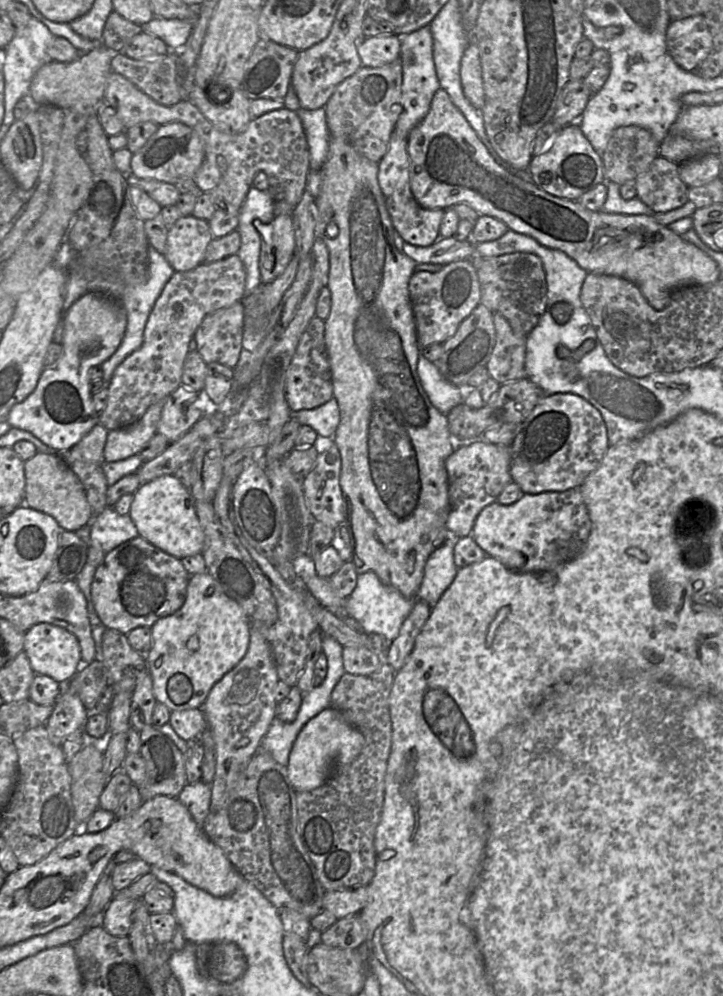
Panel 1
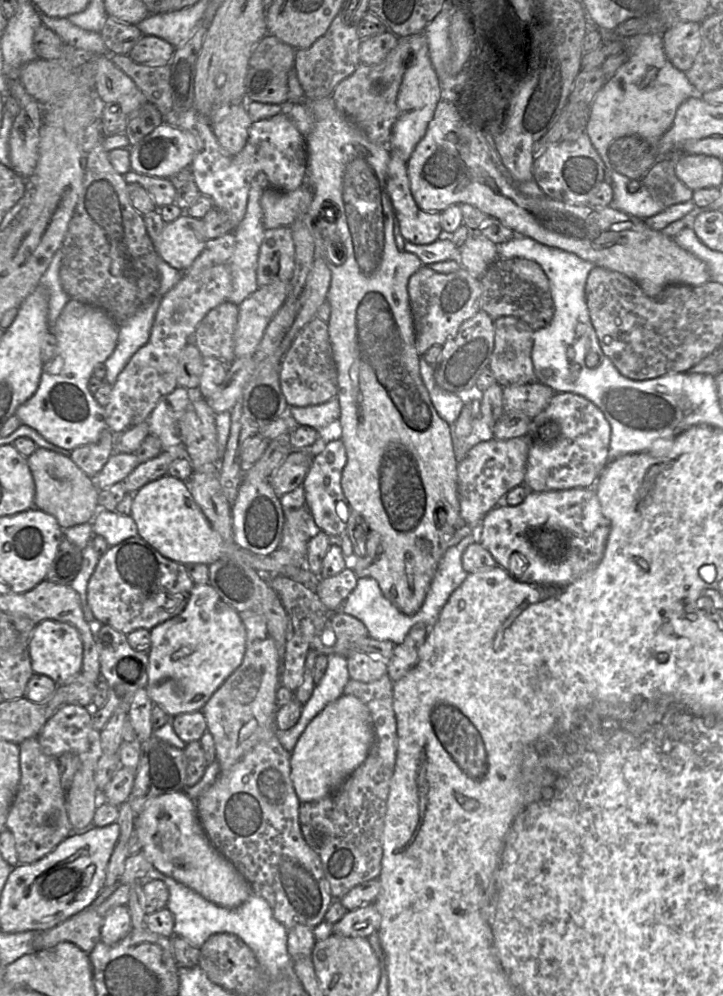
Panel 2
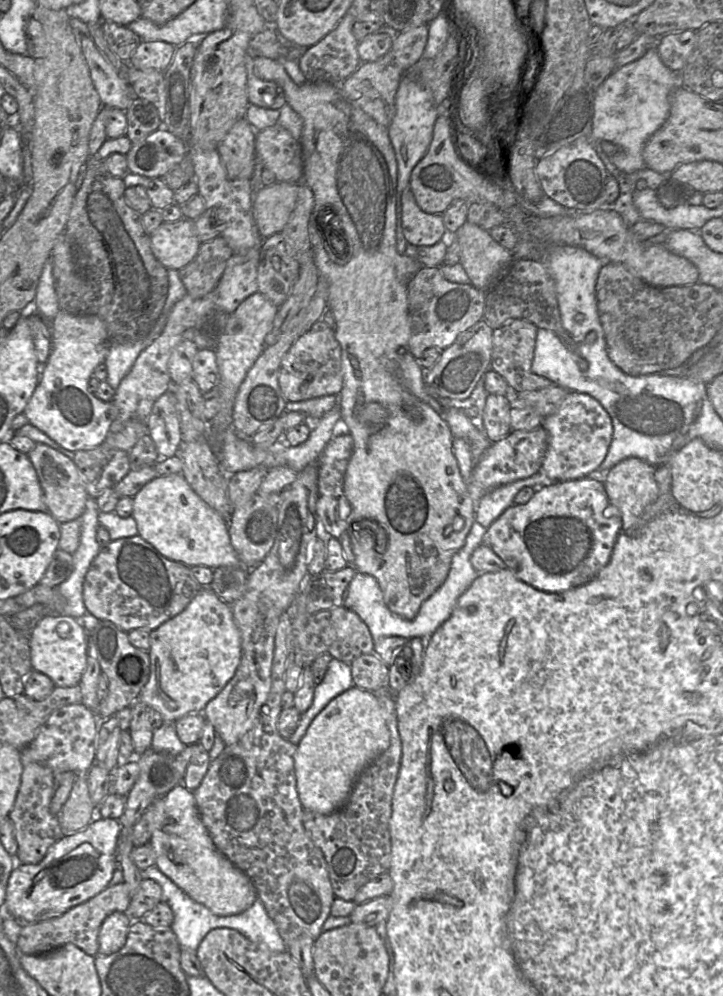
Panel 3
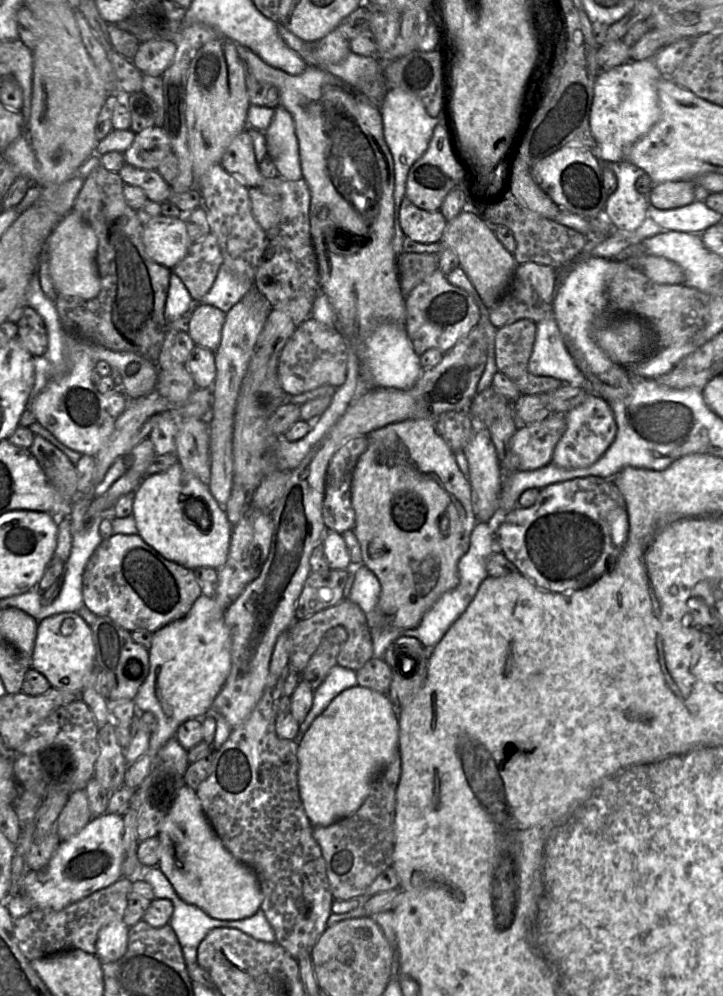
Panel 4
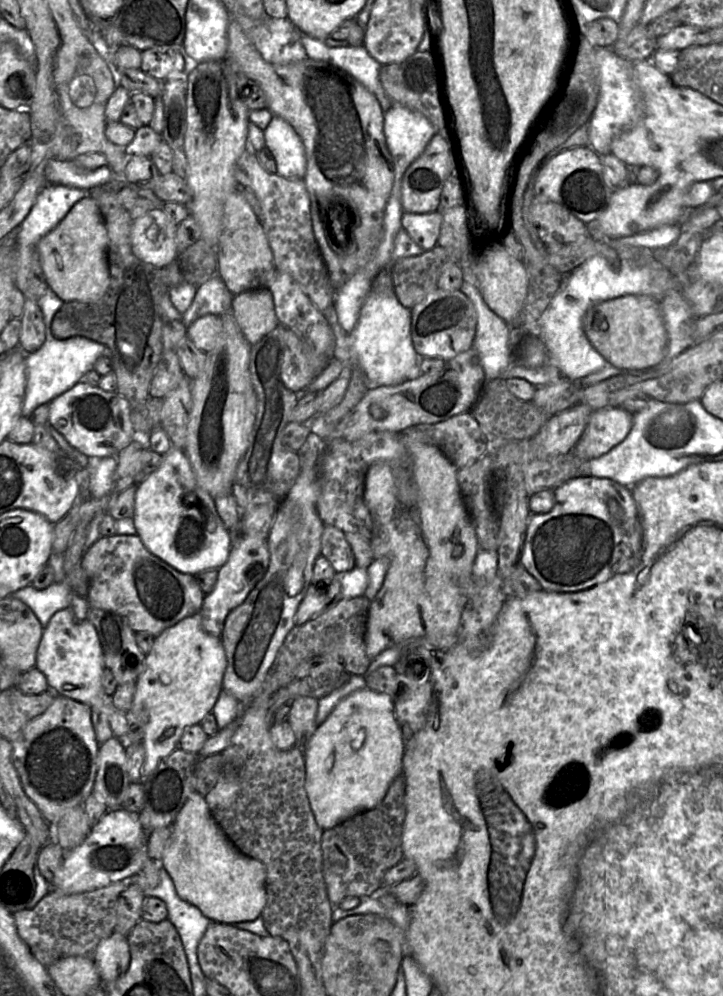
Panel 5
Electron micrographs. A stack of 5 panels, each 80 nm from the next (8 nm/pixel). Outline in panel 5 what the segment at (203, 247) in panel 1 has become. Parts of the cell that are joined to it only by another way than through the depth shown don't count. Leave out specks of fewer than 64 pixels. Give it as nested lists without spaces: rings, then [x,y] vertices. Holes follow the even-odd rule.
[[[155,208],[133,219],[130,237],[134,255],[156,268],[164,268],[176,261],[180,255],[176,247],[177,229],[178,225],[167,217],[163,208]]]

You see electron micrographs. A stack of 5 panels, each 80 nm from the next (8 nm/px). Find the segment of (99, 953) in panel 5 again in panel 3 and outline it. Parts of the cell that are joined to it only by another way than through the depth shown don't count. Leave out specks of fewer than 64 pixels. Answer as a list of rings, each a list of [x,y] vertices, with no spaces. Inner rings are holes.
[[[124,912],[110,914],[100,928],[98,953],[110,955],[118,952],[126,943],[132,923],[133,920]]]

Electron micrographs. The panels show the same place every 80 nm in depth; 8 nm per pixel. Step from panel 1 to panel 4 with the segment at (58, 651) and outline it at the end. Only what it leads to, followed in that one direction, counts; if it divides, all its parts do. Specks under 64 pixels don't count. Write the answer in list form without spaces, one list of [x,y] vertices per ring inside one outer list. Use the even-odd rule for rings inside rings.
[[[63,612],[38,621],[31,668],[45,676],[52,688],[81,693],[96,664],[91,626],[77,612]]]

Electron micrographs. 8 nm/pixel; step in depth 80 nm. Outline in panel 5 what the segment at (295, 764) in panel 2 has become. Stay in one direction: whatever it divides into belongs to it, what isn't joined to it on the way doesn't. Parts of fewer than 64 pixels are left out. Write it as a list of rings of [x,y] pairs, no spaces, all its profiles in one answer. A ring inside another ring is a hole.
[[[364,688],[341,700],[301,745],[306,770],[305,790],[318,826],[327,830],[379,804],[392,781],[402,773],[404,745],[391,696]]]

